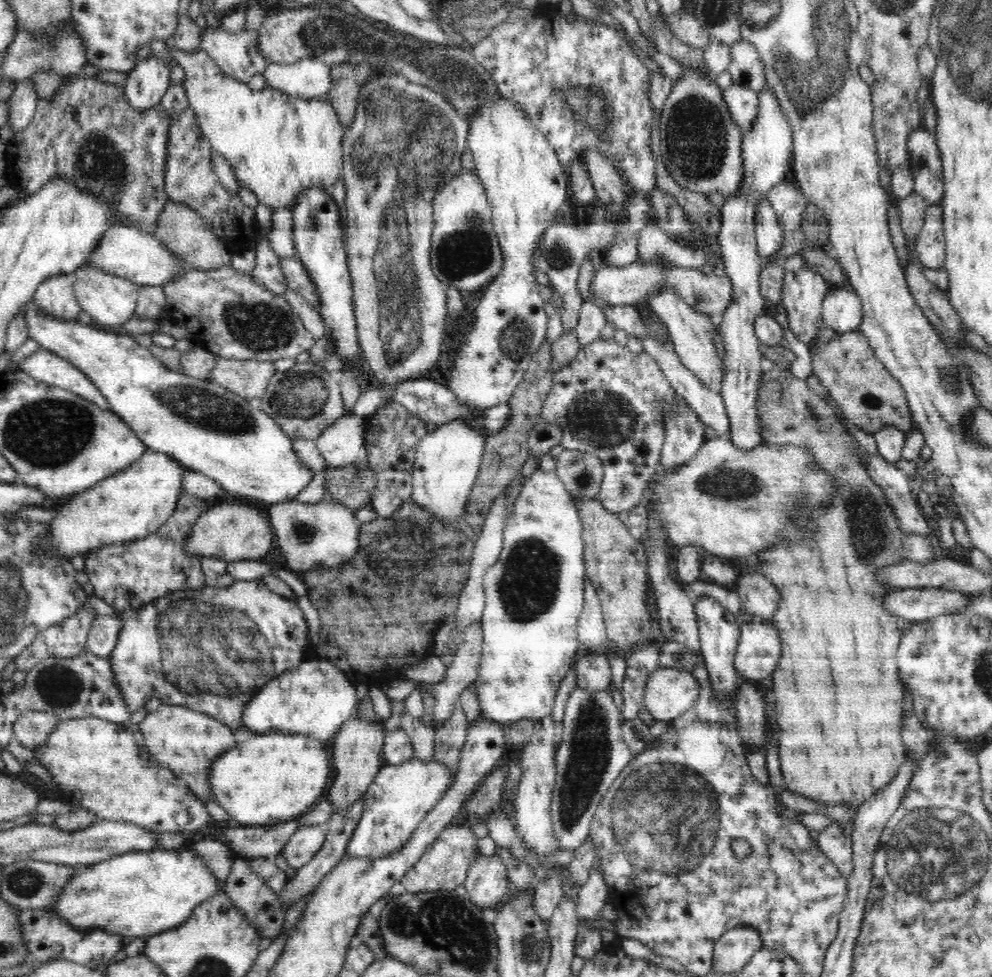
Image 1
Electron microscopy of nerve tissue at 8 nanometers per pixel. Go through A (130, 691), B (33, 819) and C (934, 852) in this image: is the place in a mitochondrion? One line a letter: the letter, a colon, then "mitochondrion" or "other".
A: other
B: other
C: mitochondrion

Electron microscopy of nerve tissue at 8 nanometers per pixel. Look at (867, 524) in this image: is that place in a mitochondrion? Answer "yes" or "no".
yes

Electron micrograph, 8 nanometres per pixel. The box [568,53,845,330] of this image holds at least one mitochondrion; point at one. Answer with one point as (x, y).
(695, 132)

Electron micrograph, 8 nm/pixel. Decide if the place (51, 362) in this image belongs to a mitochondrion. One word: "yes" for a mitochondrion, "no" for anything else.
no

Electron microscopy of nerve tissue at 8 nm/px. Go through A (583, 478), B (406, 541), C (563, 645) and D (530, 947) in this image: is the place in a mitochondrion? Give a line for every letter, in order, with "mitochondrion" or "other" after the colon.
A: mitochondrion
B: mitochondrion
C: other
D: mitochondrion

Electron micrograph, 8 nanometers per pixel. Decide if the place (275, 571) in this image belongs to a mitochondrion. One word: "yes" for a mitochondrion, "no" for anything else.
no

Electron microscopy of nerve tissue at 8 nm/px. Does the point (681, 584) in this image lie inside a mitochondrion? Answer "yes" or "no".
no

